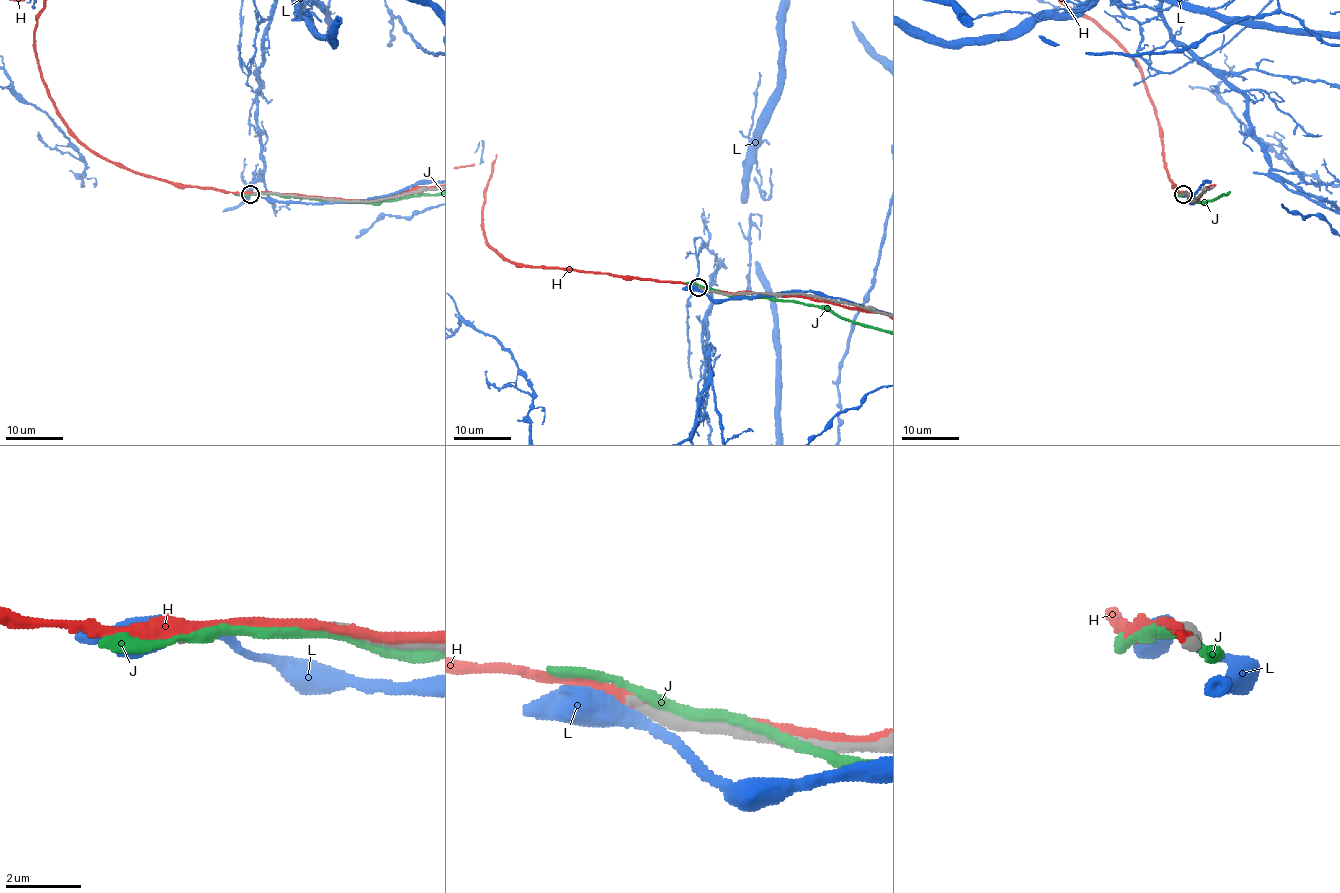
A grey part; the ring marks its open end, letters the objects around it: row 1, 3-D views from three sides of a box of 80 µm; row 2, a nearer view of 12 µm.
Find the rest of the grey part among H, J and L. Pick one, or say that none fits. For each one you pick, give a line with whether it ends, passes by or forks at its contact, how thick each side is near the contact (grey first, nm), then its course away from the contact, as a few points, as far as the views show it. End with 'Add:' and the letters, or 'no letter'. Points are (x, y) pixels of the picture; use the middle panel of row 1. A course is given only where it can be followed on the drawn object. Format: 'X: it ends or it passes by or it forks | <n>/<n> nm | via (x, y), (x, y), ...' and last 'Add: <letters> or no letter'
Add: no letter

